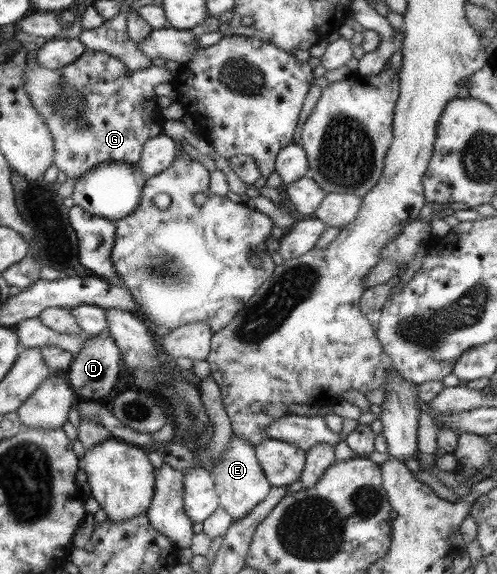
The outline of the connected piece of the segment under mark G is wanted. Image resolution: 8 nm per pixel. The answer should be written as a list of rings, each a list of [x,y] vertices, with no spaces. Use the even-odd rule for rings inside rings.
[[[85,50],[81,55],[61,69],[45,69],[36,64],[33,69],[23,69],[23,90],[31,106],[41,115],[53,140],[54,164],[67,178],[76,179],[101,163],[137,163],[142,145],[163,133],[164,118],[161,116],[154,89],[159,84],[171,82],[166,68],[149,64],[146,68],[128,71],[121,61],[107,55],[106,52]]]

